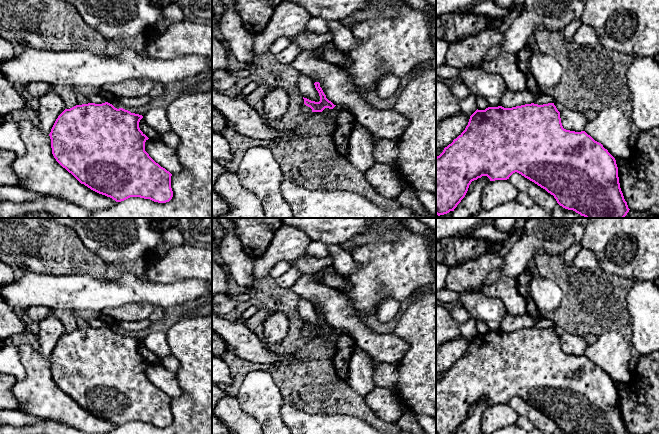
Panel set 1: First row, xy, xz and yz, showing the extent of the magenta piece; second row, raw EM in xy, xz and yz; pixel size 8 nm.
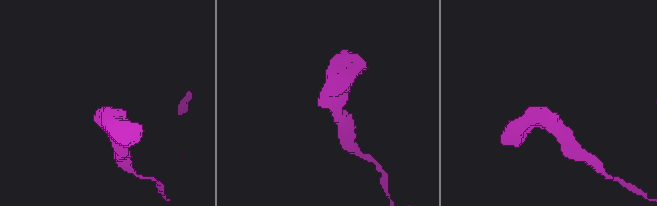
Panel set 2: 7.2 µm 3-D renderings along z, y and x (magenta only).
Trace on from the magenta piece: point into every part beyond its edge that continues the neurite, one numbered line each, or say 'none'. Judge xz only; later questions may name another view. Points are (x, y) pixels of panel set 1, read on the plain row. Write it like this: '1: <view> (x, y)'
none

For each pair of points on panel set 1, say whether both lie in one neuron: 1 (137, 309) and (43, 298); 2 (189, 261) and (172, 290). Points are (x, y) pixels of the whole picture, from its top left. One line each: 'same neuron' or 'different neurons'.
1: different neurons
2: different neurons

